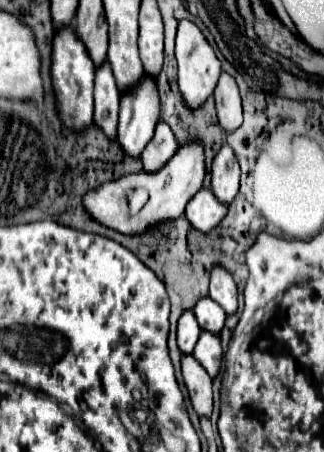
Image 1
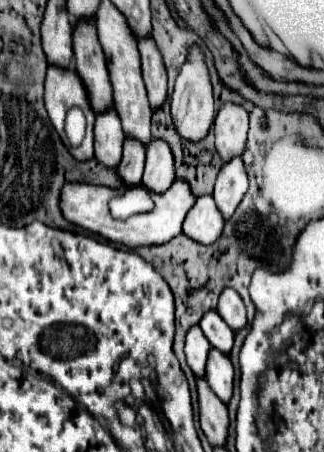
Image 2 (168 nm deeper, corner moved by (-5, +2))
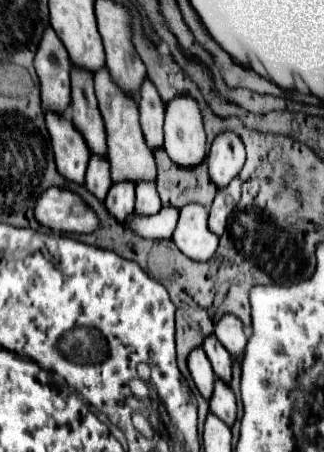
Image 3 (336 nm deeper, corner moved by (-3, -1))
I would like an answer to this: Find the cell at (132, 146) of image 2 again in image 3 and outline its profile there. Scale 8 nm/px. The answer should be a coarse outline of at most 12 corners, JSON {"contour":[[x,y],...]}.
{"contour":[[134,183],[112,185],[104,203],[118,223],[134,213]]}

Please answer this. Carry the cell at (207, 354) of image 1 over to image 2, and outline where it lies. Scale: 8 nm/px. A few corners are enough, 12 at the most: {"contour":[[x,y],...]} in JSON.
{"contour":[[214,352],[206,362],[206,382],[222,402],[232,396],[230,358]]}

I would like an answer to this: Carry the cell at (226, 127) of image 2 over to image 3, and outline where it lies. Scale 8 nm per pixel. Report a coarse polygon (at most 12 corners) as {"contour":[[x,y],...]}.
{"contour":[[234,133],[214,139],[208,177],[222,189],[244,165],[244,145]]}

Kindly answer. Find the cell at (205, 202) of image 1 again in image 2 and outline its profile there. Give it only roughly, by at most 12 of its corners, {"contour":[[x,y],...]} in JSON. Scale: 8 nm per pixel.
{"contour":[[198,196],[184,234],[212,244],[224,228],[212,196]]}

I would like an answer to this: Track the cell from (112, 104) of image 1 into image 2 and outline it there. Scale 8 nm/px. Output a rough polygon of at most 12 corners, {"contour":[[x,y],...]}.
{"contour":[[112,104],[96,116],[94,156],[118,166],[124,142]]}

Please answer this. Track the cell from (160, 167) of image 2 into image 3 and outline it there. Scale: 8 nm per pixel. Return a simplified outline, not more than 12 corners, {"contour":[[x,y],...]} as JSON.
{"contour":[[136,183],[134,213],[156,215],[160,197],[156,183]]}

